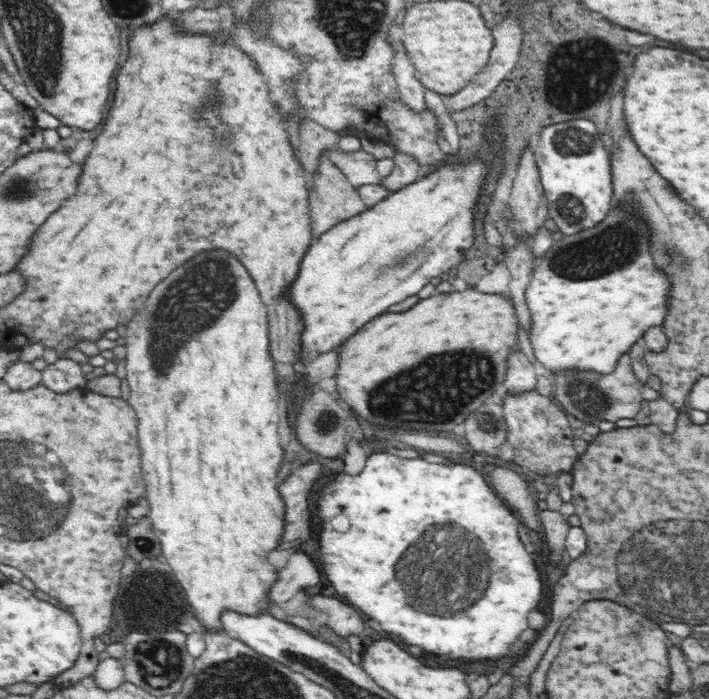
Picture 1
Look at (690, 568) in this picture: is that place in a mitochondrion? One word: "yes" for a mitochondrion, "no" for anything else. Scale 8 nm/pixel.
yes

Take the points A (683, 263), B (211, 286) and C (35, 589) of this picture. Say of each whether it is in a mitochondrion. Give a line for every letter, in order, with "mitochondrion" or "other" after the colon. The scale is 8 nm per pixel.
A: mitochondrion
B: mitochondrion
C: other

